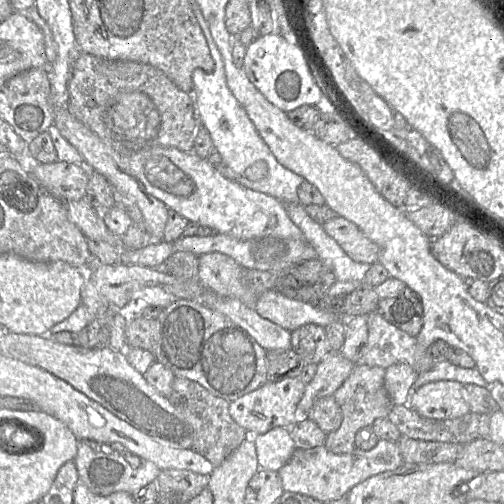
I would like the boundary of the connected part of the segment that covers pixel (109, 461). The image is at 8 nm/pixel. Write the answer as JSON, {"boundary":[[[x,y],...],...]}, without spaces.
{"boundary":[[[79,440],[77,454],[73,460],[79,475],[79,482],[92,493],[107,496],[115,492],[134,494],[150,482],[155,481],[160,469],[151,461],[132,454],[122,444],[95,443]]]}

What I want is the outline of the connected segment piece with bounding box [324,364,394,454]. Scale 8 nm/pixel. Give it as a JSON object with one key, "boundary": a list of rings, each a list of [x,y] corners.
{"boundary":[[[357,364],[348,378],[333,393],[342,412],[339,428],[326,436],[325,447],[336,454],[349,453],[355,447],[356,432],[366,426],[372,426],[377,418],[387,417],[394,406],[384,386],[385,369],[377,366]]]}

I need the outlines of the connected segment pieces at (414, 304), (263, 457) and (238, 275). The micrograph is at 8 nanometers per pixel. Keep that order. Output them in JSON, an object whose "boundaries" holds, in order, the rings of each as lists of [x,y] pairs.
{"boundaries":[[[[407,286],[396,296],[380,300],[376,312],[412,337],[419,334],[423,325],[422,300]]],[[[277,427],[264,434],[250,436],[256,446],[261,469],[278,471],[297,448],[289,428]]],[[[206,253],[198,256],[197,279],[206,290],[254,308],[259,295],[242,283],[243,269],[223,253]]]]}

